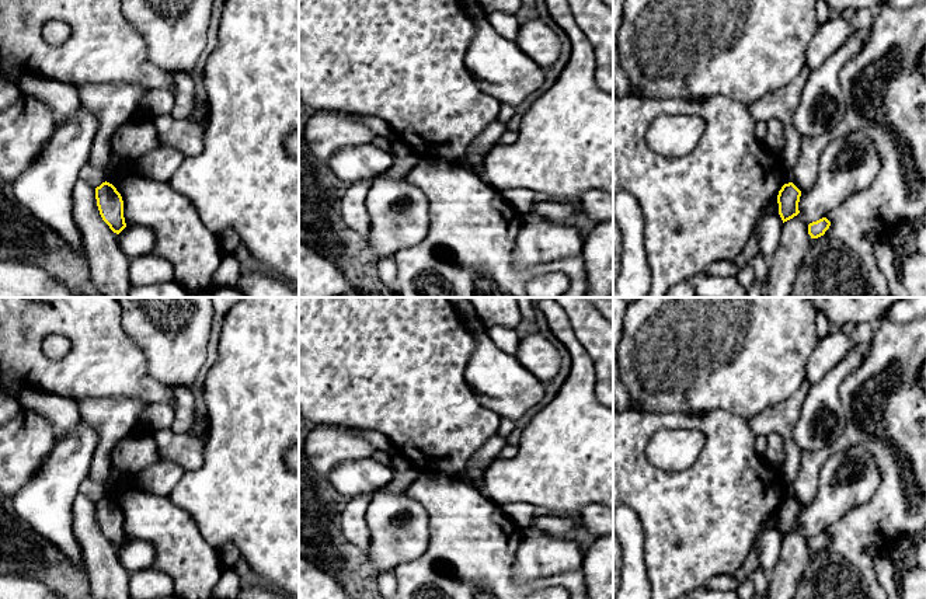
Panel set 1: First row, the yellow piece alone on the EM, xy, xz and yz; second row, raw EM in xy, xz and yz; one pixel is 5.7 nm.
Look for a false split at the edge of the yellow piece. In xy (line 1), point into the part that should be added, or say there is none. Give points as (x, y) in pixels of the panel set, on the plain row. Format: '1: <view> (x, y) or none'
1: none

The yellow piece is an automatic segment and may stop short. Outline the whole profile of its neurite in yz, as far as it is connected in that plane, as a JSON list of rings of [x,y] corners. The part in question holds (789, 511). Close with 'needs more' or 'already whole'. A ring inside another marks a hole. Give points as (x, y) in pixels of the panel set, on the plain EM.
[[[784,498],[777,509],[779,518],[779,529],[784,536],[793,533],[800,527],[798,516],[800,516],[801,505],[793,498]]] | already whole

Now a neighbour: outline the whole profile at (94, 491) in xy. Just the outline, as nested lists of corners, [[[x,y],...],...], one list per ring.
[[[90,477],[86,478],[80,487],[79,492],[87,497],[90,501],[97,502],[102,497],[105,497],[105,490],[102,487],[102,483],[95,483]]]

